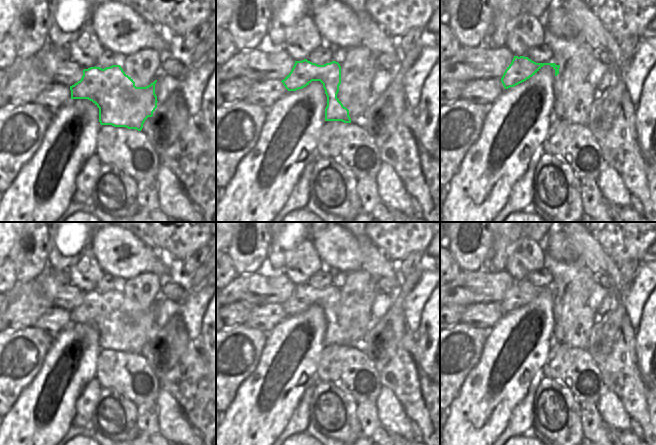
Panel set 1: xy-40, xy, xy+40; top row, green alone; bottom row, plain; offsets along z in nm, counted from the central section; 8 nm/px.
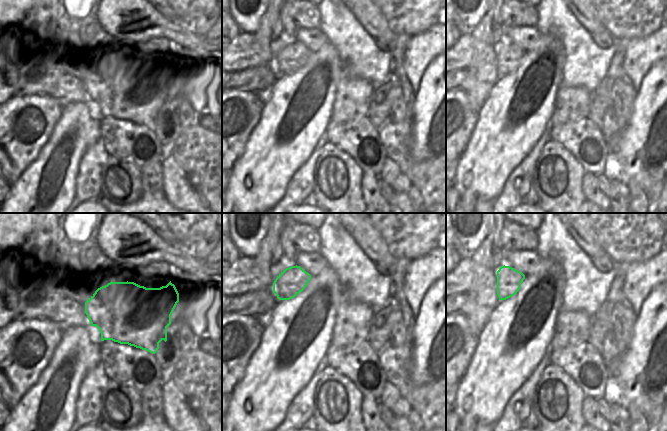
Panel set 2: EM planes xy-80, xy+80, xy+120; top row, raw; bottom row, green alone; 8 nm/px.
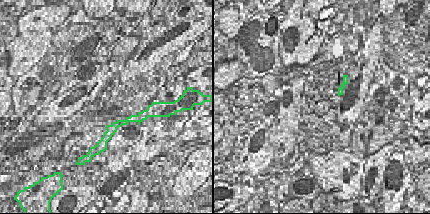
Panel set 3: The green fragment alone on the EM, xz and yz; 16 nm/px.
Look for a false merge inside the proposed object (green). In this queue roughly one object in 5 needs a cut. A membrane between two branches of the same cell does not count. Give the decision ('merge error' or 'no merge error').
no merge error

